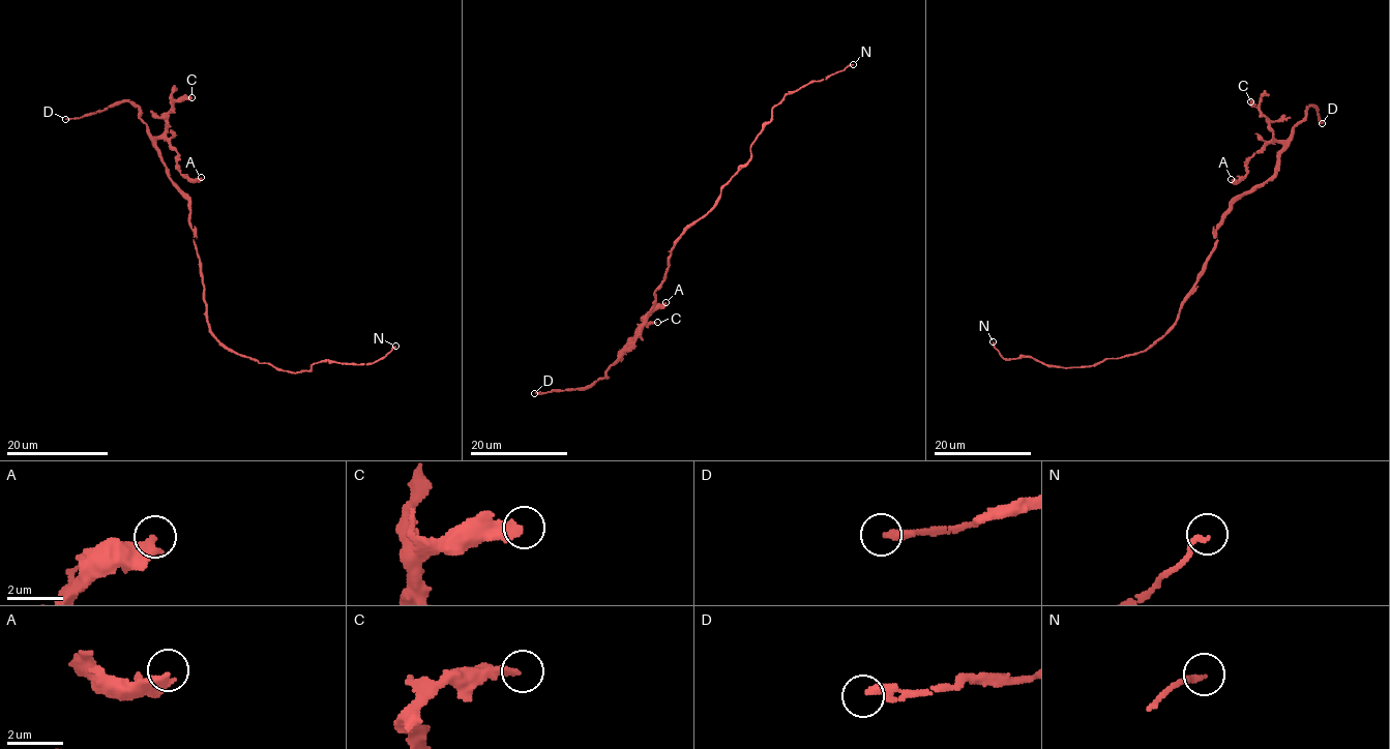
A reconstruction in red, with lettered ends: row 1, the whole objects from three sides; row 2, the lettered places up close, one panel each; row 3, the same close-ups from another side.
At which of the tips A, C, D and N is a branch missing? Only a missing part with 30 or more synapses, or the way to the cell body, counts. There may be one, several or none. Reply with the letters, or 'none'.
D

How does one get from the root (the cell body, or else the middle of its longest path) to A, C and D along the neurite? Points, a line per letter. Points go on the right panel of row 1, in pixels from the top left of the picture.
A: (1190, 295), (1221, 215), (1274, 173), (1282, 145), (1268, 143), (1249, 158), (1247, 174), (1239, 181), (1231, 179)
C: (1190, 295), (1196, 274), (1214, 246), (1221, 215), (1274, 173), (1282, 148), (1273, 135), (1270, 121), (1250, 101)
D: (1190, 295), (1196, 274), (1214, 246), (1221, 215), (1274, 173), (1283, 143), (1310, 106), (1322, 123)

